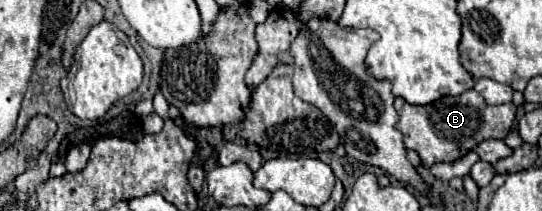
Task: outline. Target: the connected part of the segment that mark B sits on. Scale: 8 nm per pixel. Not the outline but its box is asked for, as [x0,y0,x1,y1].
[394,90,516,168]

